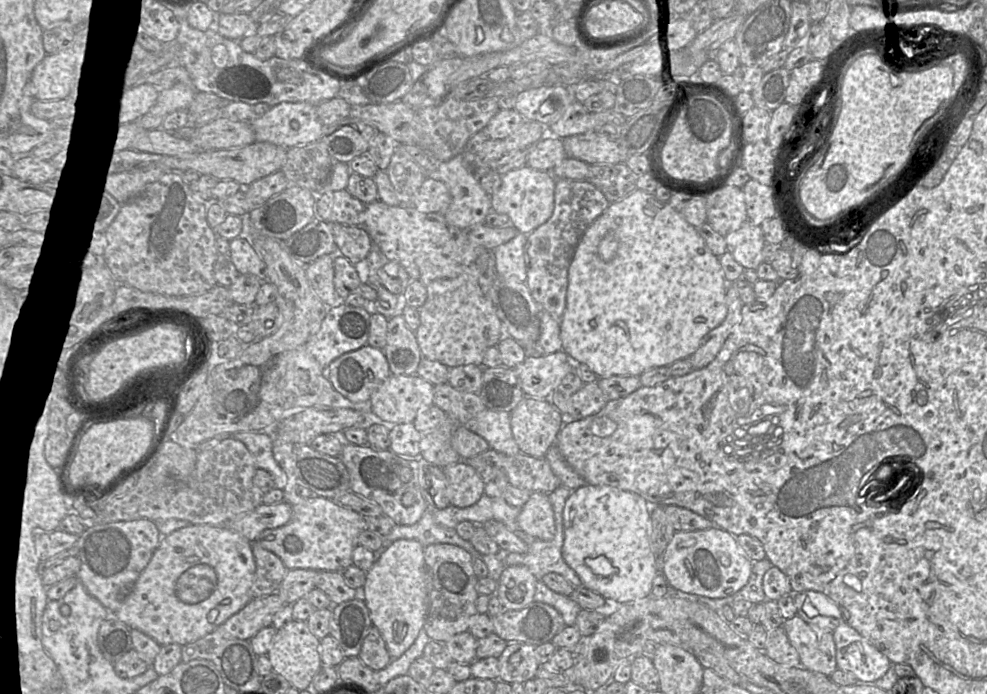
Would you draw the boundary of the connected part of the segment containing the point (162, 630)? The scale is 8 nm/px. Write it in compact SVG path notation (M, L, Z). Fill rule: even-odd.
M189 524L163 536L120 608L111 615L162 645L186 645L207 634L239 612L252 598L256 563L251 542L224 526Z

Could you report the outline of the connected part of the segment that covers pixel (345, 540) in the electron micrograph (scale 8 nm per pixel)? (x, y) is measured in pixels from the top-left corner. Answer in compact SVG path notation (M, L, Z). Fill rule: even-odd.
M274 439L273 457L287 475L287 484L282 489L284 500L292 507L288 523L277 528L265 529L256 538L256 543L274 554L290 569L313 569L318 571L342 572L350 567L352 553L358 538L365 529L365 520L357 512L333 499L317 496L303 498L297 493L297 485L304 485L298 478L295 444Z

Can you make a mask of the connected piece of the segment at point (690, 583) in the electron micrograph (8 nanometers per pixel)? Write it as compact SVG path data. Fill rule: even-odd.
M718 526L677 531L659 562L660 573L673 588L707 598L729 597L740 591L749 581L753 565L737 544L735 536Z

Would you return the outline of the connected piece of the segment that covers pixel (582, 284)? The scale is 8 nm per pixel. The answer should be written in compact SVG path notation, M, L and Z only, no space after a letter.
M637 188L633 193L631 193L629 196L622 199L621 201L610 203L607 209L586 229L576 247L575 254L573 256L568 271L566 306L563 314L559 318L562 350L576 361L587 365L598 377L609 377L612 375L639 376L648 369L654 367L668 366L678 360L689 358L697 350L703 337L712 329L722 324L725 320L728 312L726 305L726 289L727 285L729 284L733 284L733 282L726 281L719 258L714 255L708 248L704 239L698 233L697 228L689 224L679 212L677 212L672 206L669 205L668 202L662 202L658 200L653 194L647 193Z

